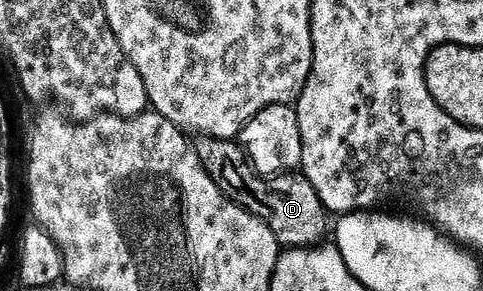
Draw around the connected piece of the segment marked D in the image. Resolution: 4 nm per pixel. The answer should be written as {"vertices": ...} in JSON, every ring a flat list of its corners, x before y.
{"vertices":[[213,138,203,139,201,143,197,145,198,157,204,170,208,170,208,178,212,178,212,182,216,182,216,186,220,186,220,190,233,204,238,204,244,211,253,214,257,220,263,220,272,230,272,234,276,234,279,245,286,248,313,248,325,241,322,239,328,236,328,228,326,232,328,213,320,202,320,194,316,194,312,182,308,182,306,176,301,174,283,174,273,178,260,176,250,167,250,162,247,160,245,152,242,151,241,143]]}

